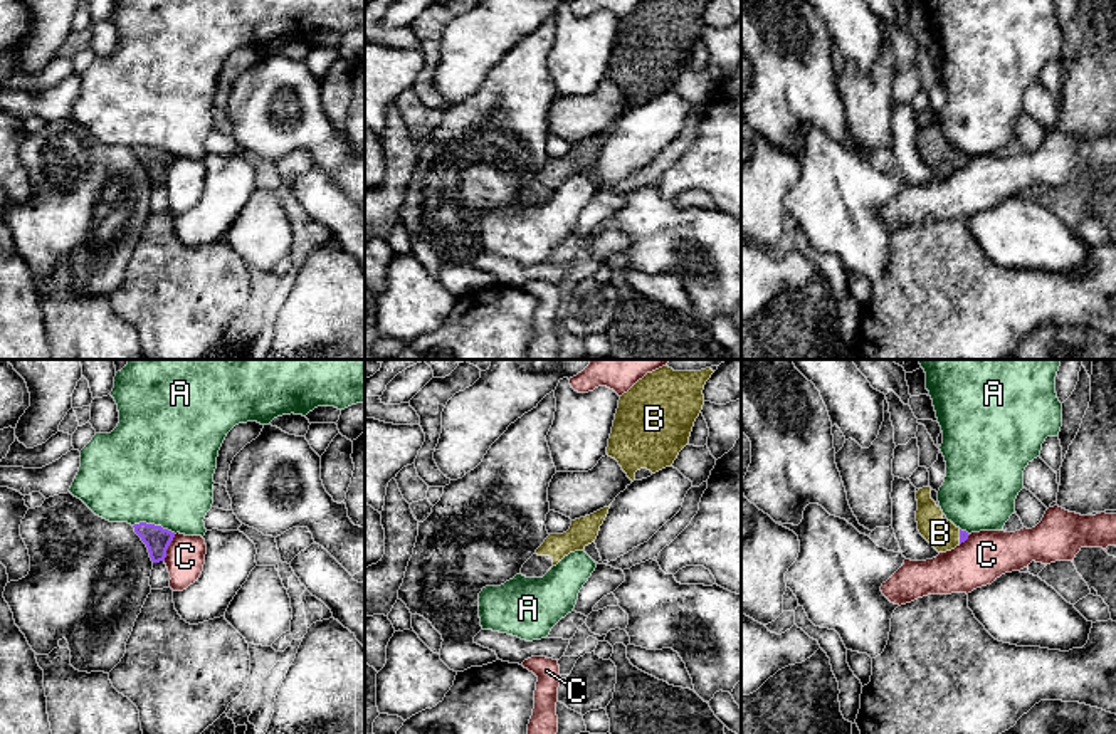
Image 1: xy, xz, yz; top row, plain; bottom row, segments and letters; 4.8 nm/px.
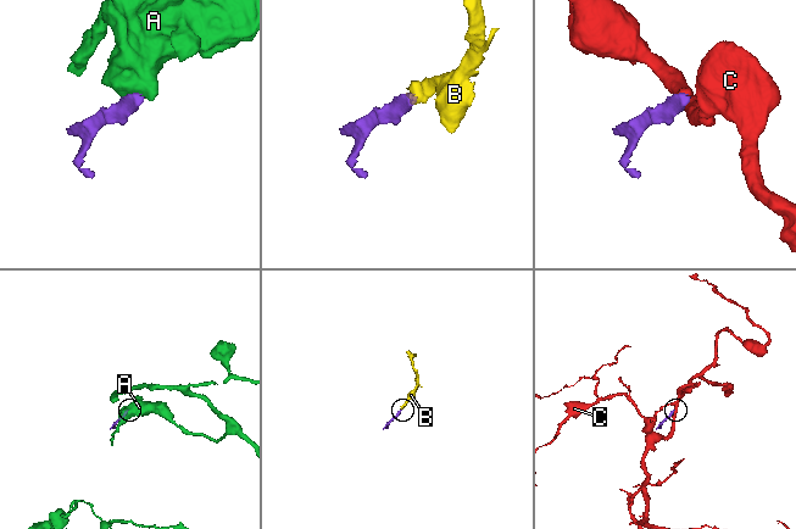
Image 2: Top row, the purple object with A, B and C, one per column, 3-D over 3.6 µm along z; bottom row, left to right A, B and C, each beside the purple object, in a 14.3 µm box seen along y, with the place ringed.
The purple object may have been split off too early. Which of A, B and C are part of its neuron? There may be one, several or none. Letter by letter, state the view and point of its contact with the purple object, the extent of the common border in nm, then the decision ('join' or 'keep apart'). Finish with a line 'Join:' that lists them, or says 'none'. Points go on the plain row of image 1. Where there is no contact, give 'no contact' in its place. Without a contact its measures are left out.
A: xy (153, 148) | 220 nm | keep apart
B: yz (960, 160) | 70 nm | join
C: xy (167, 172) | 140 nm | keep apart
Join: B

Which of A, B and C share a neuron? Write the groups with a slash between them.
A / B / C

